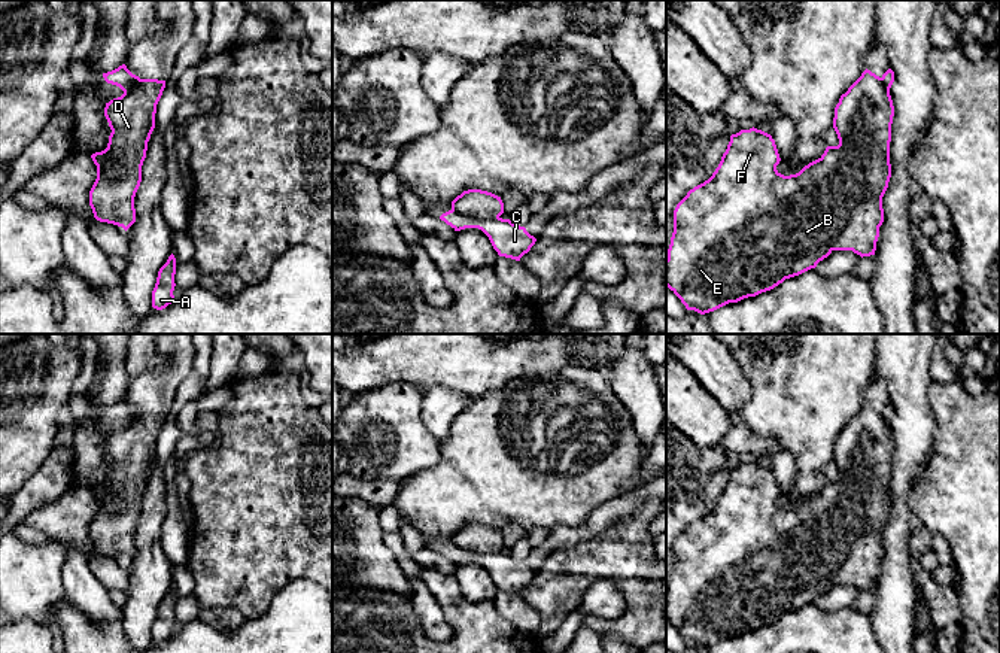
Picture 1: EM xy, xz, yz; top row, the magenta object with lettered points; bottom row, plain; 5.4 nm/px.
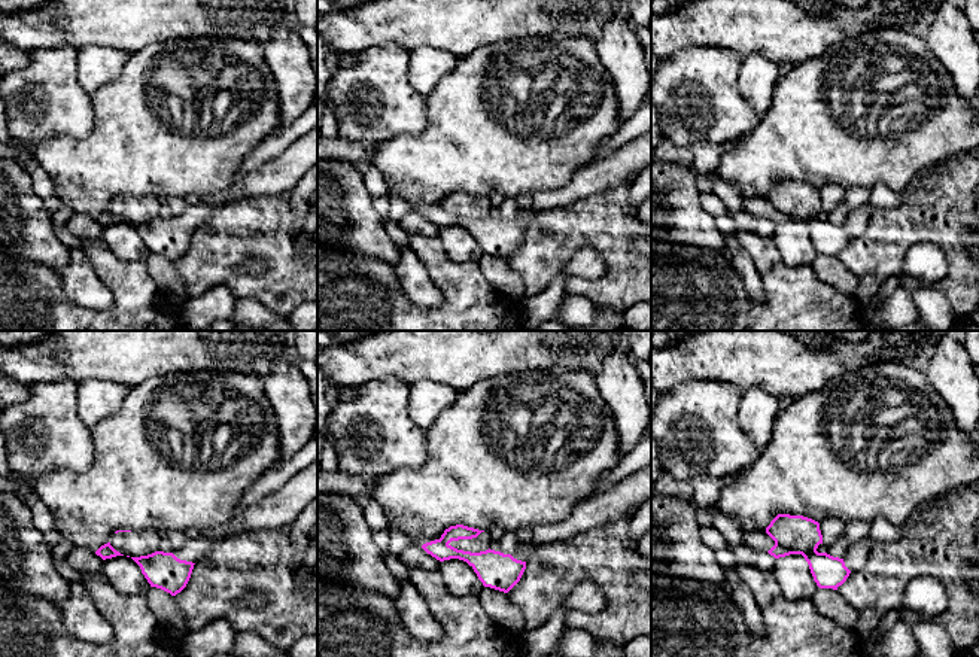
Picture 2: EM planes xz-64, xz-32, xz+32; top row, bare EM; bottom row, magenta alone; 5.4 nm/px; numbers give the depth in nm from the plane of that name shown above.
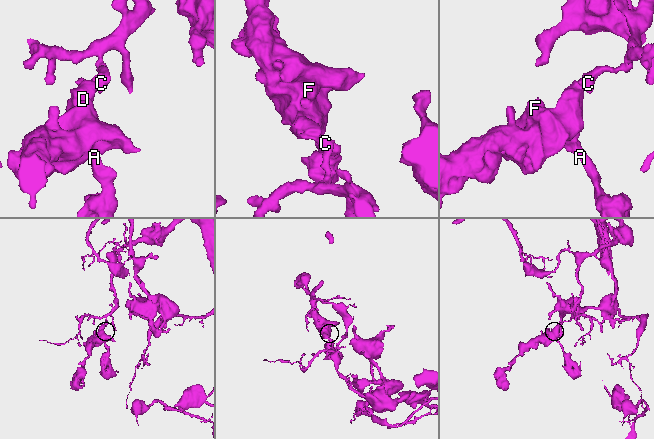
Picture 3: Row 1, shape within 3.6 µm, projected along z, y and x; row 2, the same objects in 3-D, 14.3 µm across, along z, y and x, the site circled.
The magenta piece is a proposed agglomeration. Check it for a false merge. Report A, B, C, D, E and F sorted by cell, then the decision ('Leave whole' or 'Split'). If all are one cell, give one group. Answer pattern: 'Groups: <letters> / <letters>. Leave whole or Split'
Groups: A B D E F / C. Split

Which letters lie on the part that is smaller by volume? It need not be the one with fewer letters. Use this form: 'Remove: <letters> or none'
Remove: A, B, D, E, F

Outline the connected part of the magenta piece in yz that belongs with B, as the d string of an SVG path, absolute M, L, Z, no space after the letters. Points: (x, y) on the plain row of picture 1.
M866 403L835 441L833 462L839 479L827 480L818 493L796 508L784 510L776 504L781 492L770 468L754 461L732 468L712 510L690 523L674 544L666 620L687 644L705 649L729 637L770 625L785 613L815 602L833 584L852 584L861 592L875 589L879 561L884 556L882 531L891 511L893 450L890 425L879 410Z

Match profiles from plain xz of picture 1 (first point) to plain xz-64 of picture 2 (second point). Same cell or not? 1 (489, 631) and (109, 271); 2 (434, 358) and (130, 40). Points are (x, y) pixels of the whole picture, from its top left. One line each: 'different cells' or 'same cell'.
1: same cell
2: same cell

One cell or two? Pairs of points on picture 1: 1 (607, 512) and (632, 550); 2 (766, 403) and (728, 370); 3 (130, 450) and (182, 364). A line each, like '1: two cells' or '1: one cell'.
1: two cells
2: two cells
3: one cell

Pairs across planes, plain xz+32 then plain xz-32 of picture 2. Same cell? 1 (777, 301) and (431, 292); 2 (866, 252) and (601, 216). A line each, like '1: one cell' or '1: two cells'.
1: two cells
2: one cell

